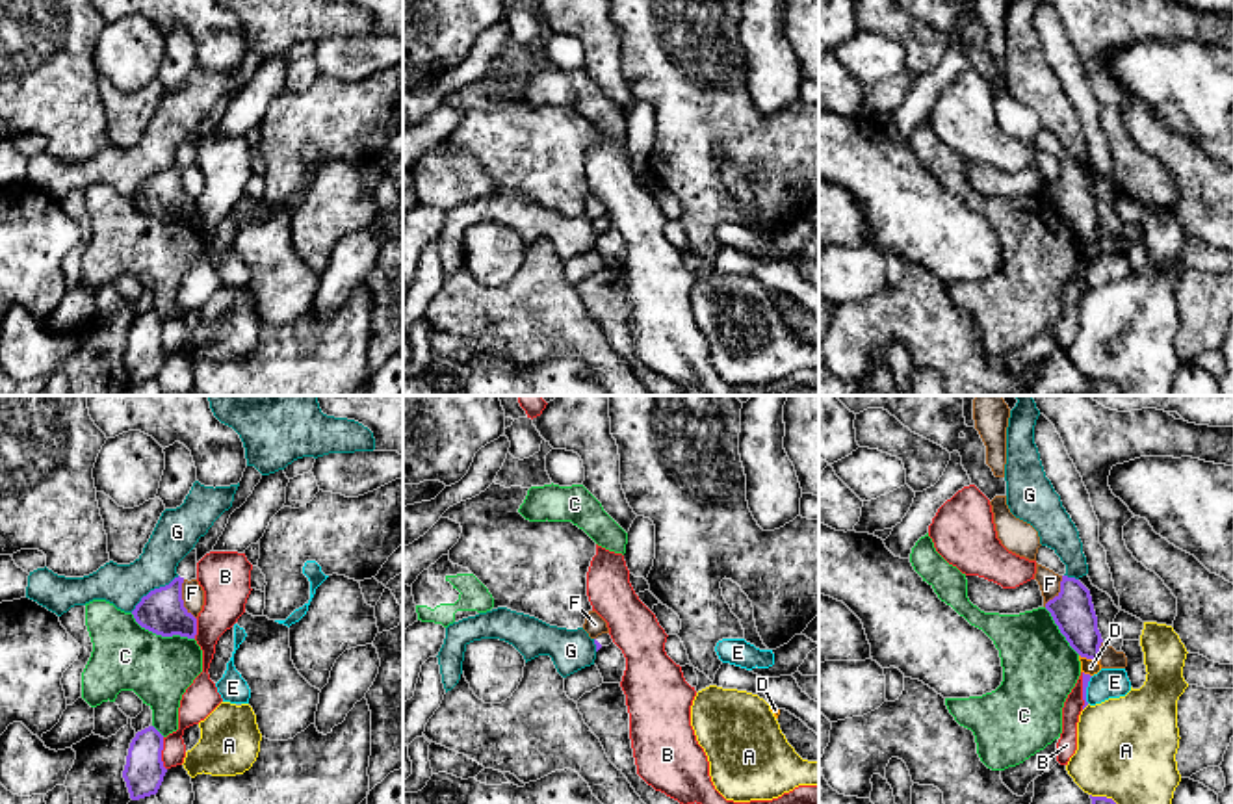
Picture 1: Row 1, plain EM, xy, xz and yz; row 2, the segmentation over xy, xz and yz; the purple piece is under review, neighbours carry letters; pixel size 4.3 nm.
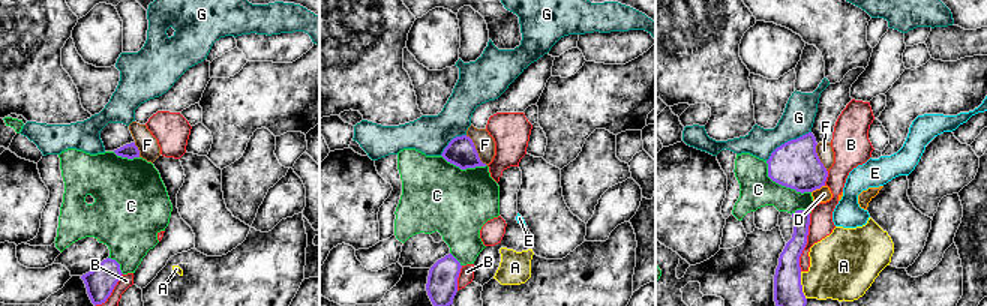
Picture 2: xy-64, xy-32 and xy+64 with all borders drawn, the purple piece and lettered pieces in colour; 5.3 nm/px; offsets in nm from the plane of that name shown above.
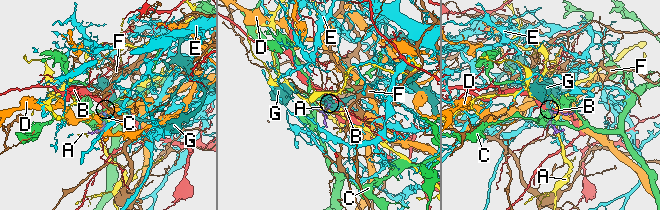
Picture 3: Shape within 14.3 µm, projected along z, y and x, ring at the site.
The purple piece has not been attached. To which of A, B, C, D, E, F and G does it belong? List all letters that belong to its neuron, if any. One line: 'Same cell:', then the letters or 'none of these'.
Same cell: none of these

